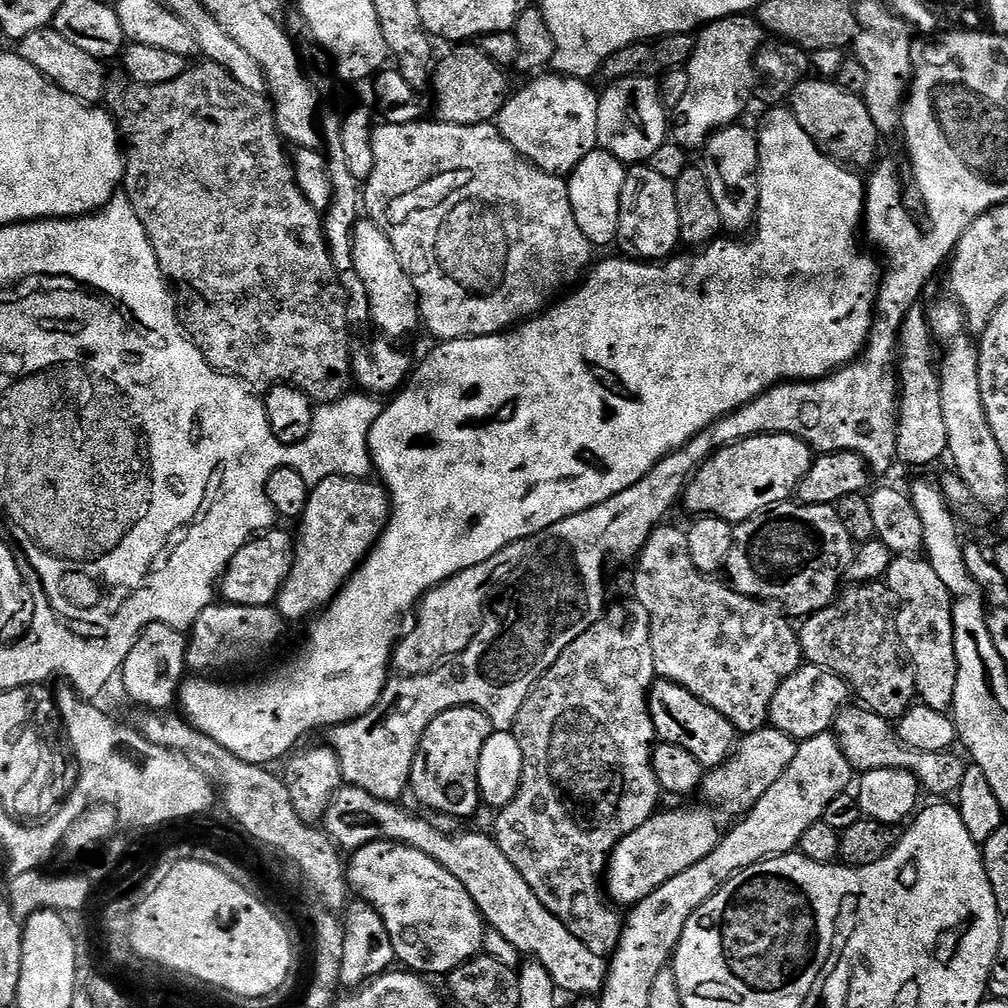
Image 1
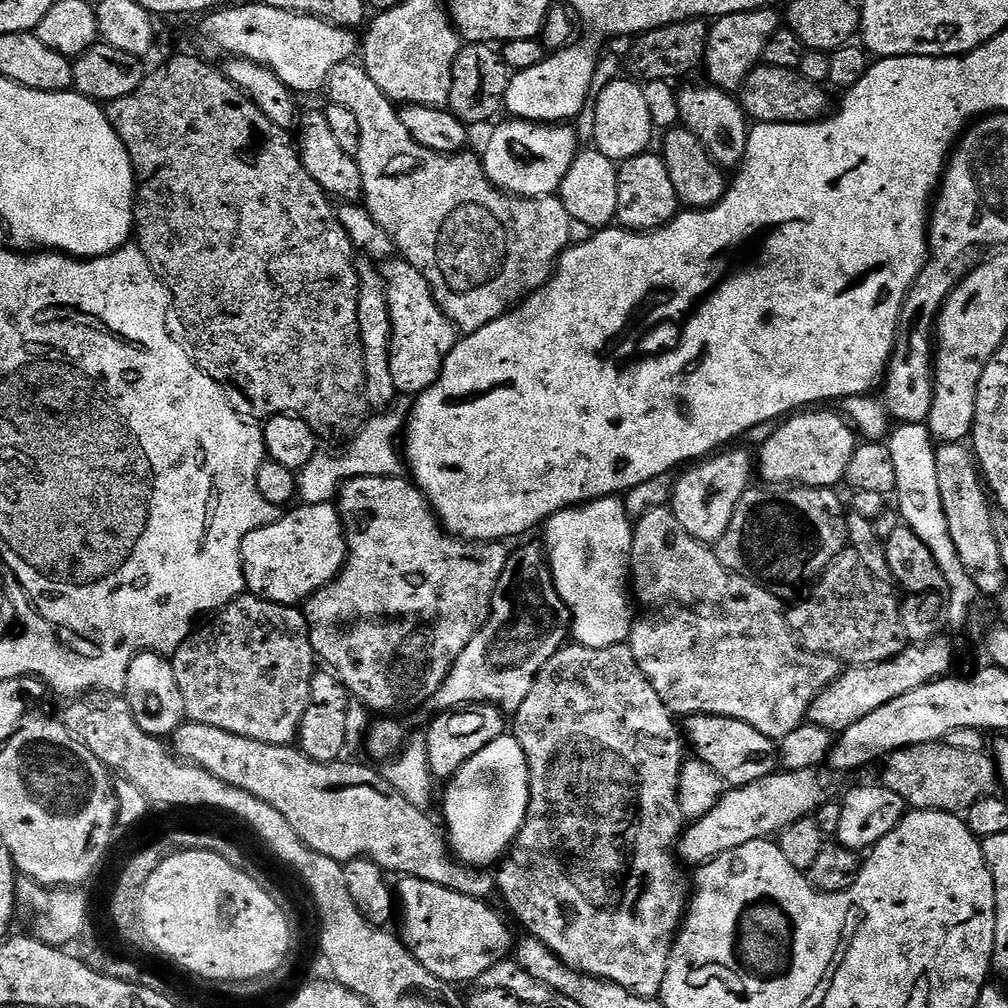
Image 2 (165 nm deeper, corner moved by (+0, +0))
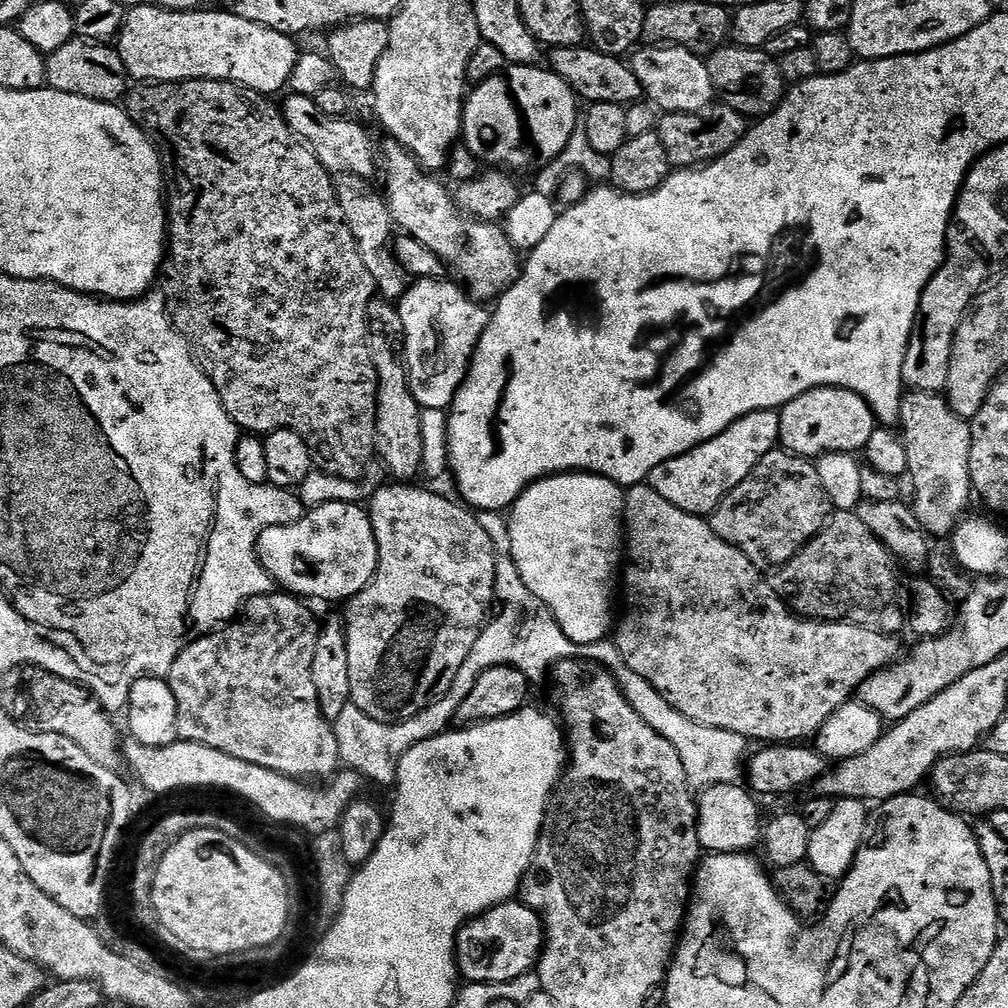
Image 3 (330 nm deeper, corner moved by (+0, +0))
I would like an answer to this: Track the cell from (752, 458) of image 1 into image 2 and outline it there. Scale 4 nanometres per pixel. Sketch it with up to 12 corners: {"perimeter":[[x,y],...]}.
{"perimeter":[[804,410],[759,445],[765,485],[835,489],[858,436]]}

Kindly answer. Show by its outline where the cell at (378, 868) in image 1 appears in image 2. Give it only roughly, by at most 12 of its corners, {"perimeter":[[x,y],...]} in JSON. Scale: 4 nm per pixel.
{"perimeter":[[400,876],[398,935],[430,974],[476,982],[509,959],[488,902]]}

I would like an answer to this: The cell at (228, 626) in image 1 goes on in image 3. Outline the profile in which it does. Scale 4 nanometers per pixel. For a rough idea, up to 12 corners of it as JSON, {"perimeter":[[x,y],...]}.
{"perimeter":[[283,590],[193,639],[166,677],[181,740],[291,780],[342,761]]}

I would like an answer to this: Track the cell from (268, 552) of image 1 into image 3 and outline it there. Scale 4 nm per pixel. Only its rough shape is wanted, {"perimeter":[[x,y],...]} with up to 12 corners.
{"perimeter":[[307,509],[256,539],[260,565],[305,601],[356,596],[374,578],[367,511]]}

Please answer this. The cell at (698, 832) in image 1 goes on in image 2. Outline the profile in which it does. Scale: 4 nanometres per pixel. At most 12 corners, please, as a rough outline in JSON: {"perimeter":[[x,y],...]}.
{"perimeter":[[777,770],[729,787],[674,849],[699,866],[825,803],[831,775]]}

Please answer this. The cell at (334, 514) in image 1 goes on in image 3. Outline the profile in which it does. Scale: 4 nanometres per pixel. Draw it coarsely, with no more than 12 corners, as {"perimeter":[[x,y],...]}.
{"perimeter":[[371,493],[347,601],[351,703],[388,724],[450,690],[496,599],[479,515]]}

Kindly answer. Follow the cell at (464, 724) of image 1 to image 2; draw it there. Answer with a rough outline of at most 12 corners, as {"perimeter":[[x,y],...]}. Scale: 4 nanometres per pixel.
{"perimeter":[[461,704],[431,717],[429,770],[447,782],[505,735],[494,704]]}

